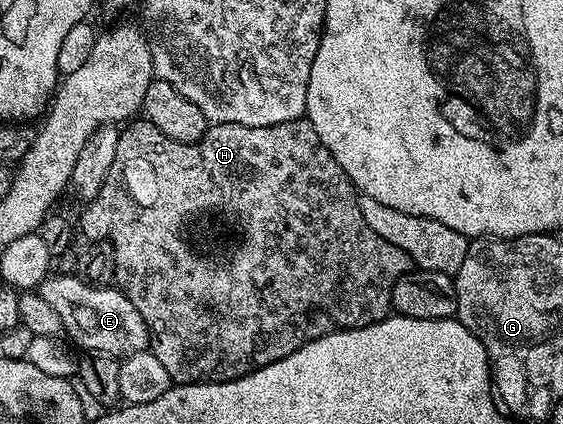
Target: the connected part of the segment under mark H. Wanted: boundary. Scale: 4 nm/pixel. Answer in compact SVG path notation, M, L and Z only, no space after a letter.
M144 118L134 119L126 128L129 129L124 129L121 132L119 146L115 146L115 162L111 162L111 170L107 170L107 178L103 182L99 194L94 200L90 200L84 205L85 213L81 216L81 224L79 220L79 228L80 231L81 228L85 231L86 237L84 239L86 241L96 242L98 240L108 240L109 245L115 250L115 266L117 267L115 277L116 287L120 288L122 294L128 298L131 306L135 306L135 310L139 310L139 314L143 314L143 322L147 322L149 335L153 339L151 351L159 358L159 362L163 362L163 366L167 369L169 379L174 385L218 384L219 382L227 382L228 380L237 380L240 376L246 376L247 373L255 371L256 368L262 368L279 358L287 358L291 354L295 354L295 350L299 350L304 344L309 344L321 336L326 336L332 332L344 332L347 328L362 328L368 324L379 322L390 315L395 282L399 282L399 278L405 275L406 272L414 271L415 265L413 259L407 254L403 254L403 250L399 250L399 246L391 246L391 242L379 238L379 234L375 234L375 230L371 230L371 226L367 226L367 221L363 218L359 193L354 188L353 181L341 169L339 162L335 162L331 150L327 150L327 146L323 146L319 134L315 134L315 126L311 126L308 119L302 118L276 124L275 126L259 126L258 128L243 126L242 124L213 124L203 134L203 138L198 140L196 144L175 142L171 138L167 138L167 134L163 134L163 130L159 130L150 120Z

